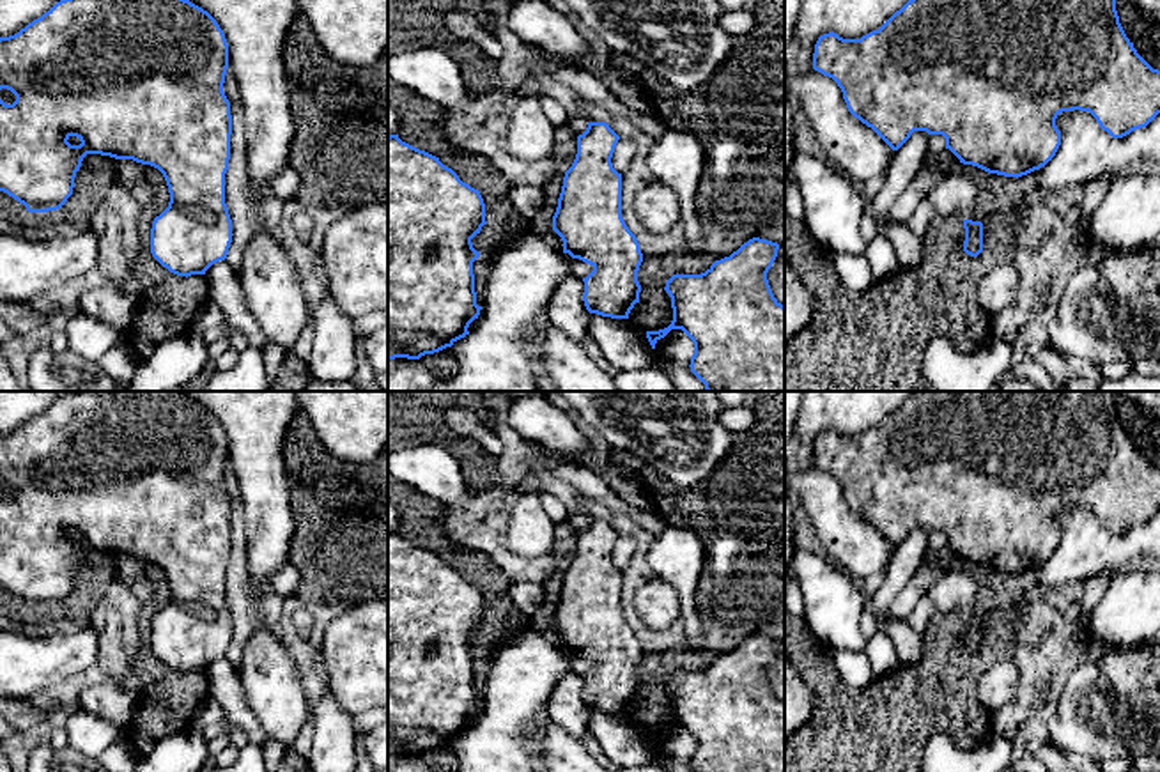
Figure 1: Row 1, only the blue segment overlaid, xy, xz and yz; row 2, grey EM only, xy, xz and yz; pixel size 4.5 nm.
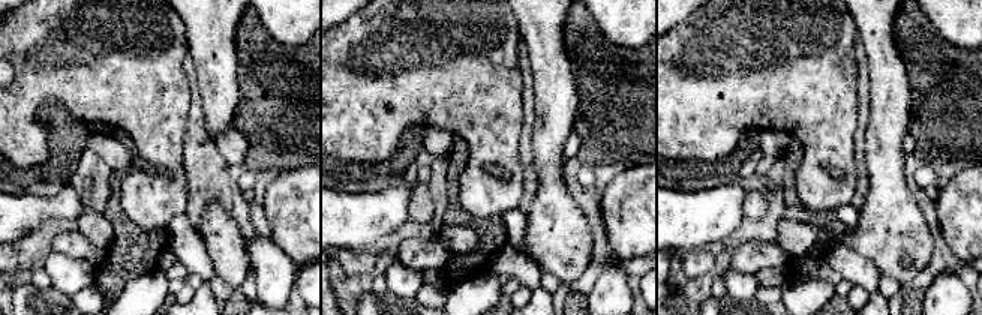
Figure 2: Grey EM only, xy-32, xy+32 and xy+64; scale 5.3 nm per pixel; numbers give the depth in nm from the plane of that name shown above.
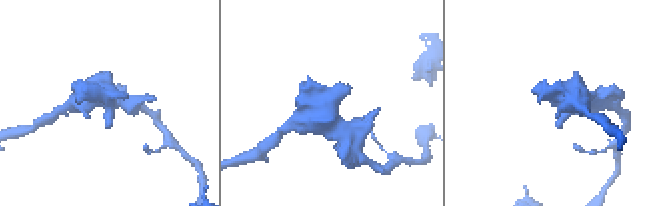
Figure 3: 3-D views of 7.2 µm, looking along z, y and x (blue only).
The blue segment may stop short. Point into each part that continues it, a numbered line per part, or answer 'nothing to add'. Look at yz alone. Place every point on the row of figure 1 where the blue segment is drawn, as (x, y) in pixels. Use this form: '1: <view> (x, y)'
nothing to add

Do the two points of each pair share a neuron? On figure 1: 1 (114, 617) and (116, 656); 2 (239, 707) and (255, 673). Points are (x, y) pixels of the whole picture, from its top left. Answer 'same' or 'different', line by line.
1: same
2: different

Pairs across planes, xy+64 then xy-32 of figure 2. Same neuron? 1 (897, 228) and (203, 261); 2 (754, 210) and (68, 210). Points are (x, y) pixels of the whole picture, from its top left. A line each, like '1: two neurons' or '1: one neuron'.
1: two neurons
2: two neurons

